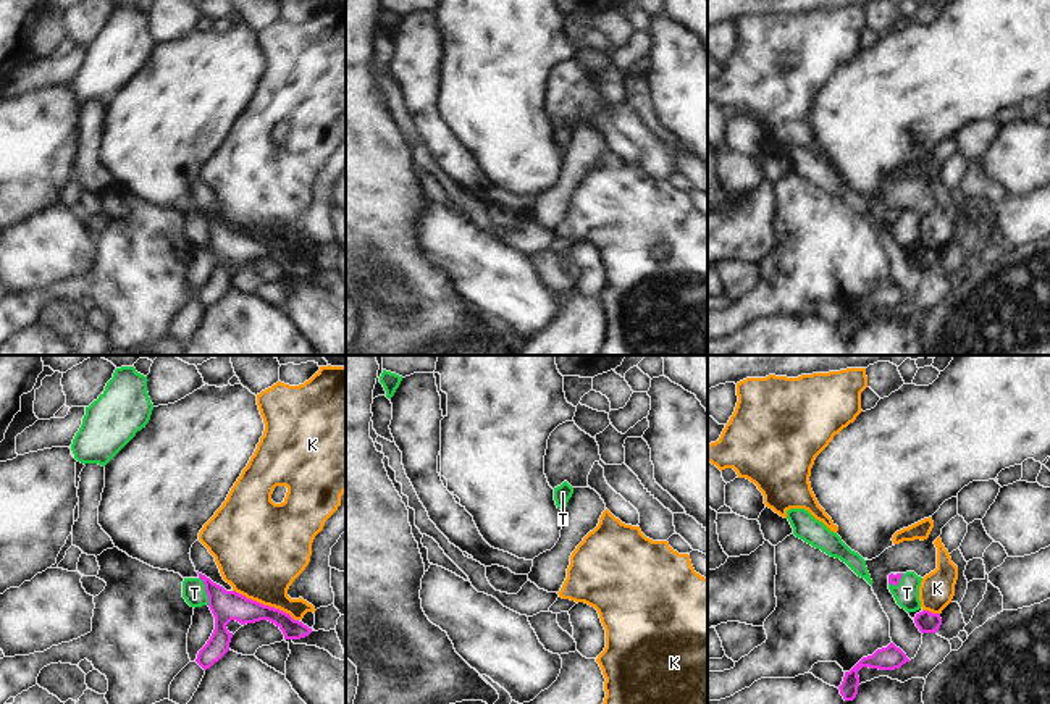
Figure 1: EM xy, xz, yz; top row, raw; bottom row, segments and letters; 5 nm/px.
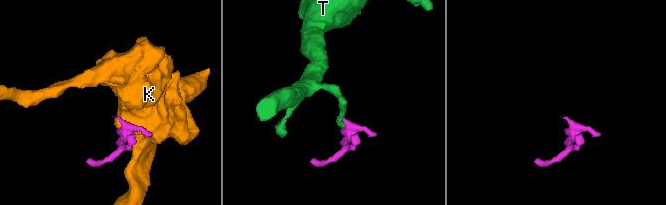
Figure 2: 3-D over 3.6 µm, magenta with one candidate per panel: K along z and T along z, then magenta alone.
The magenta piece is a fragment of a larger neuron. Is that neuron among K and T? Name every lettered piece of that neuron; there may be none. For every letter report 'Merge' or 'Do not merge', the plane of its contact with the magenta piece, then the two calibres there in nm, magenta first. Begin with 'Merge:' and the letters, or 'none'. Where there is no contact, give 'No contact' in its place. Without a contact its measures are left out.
Merge: none
K: Do not merge. Touches magenta in xy. Thickness 150 nm (magenta) against 400 nm
T: Do not merge. Touches magenta in xy. Thickness 150 nm (magenta) against 110 nm

